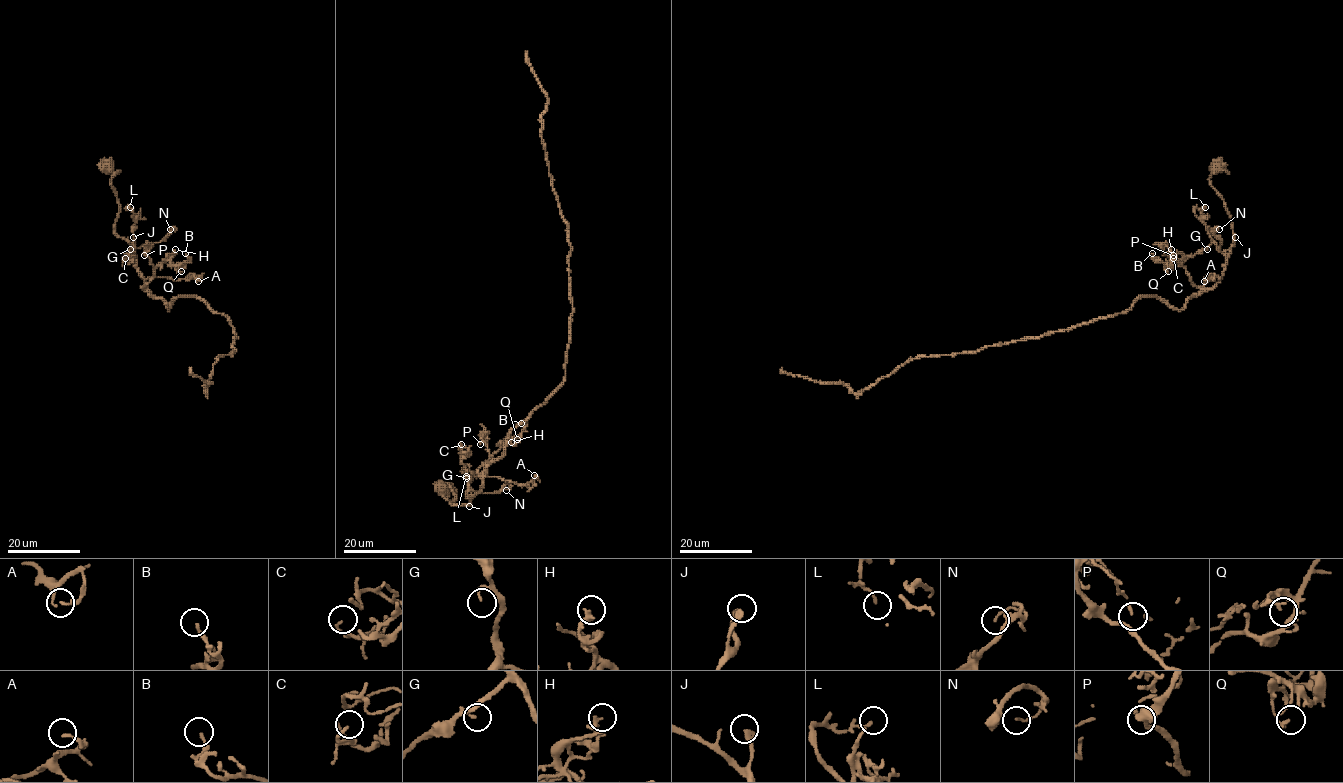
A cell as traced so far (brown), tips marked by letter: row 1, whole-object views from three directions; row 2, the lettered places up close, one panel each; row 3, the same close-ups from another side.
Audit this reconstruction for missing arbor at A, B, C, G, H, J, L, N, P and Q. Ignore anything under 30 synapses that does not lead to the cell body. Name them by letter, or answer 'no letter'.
no letter

